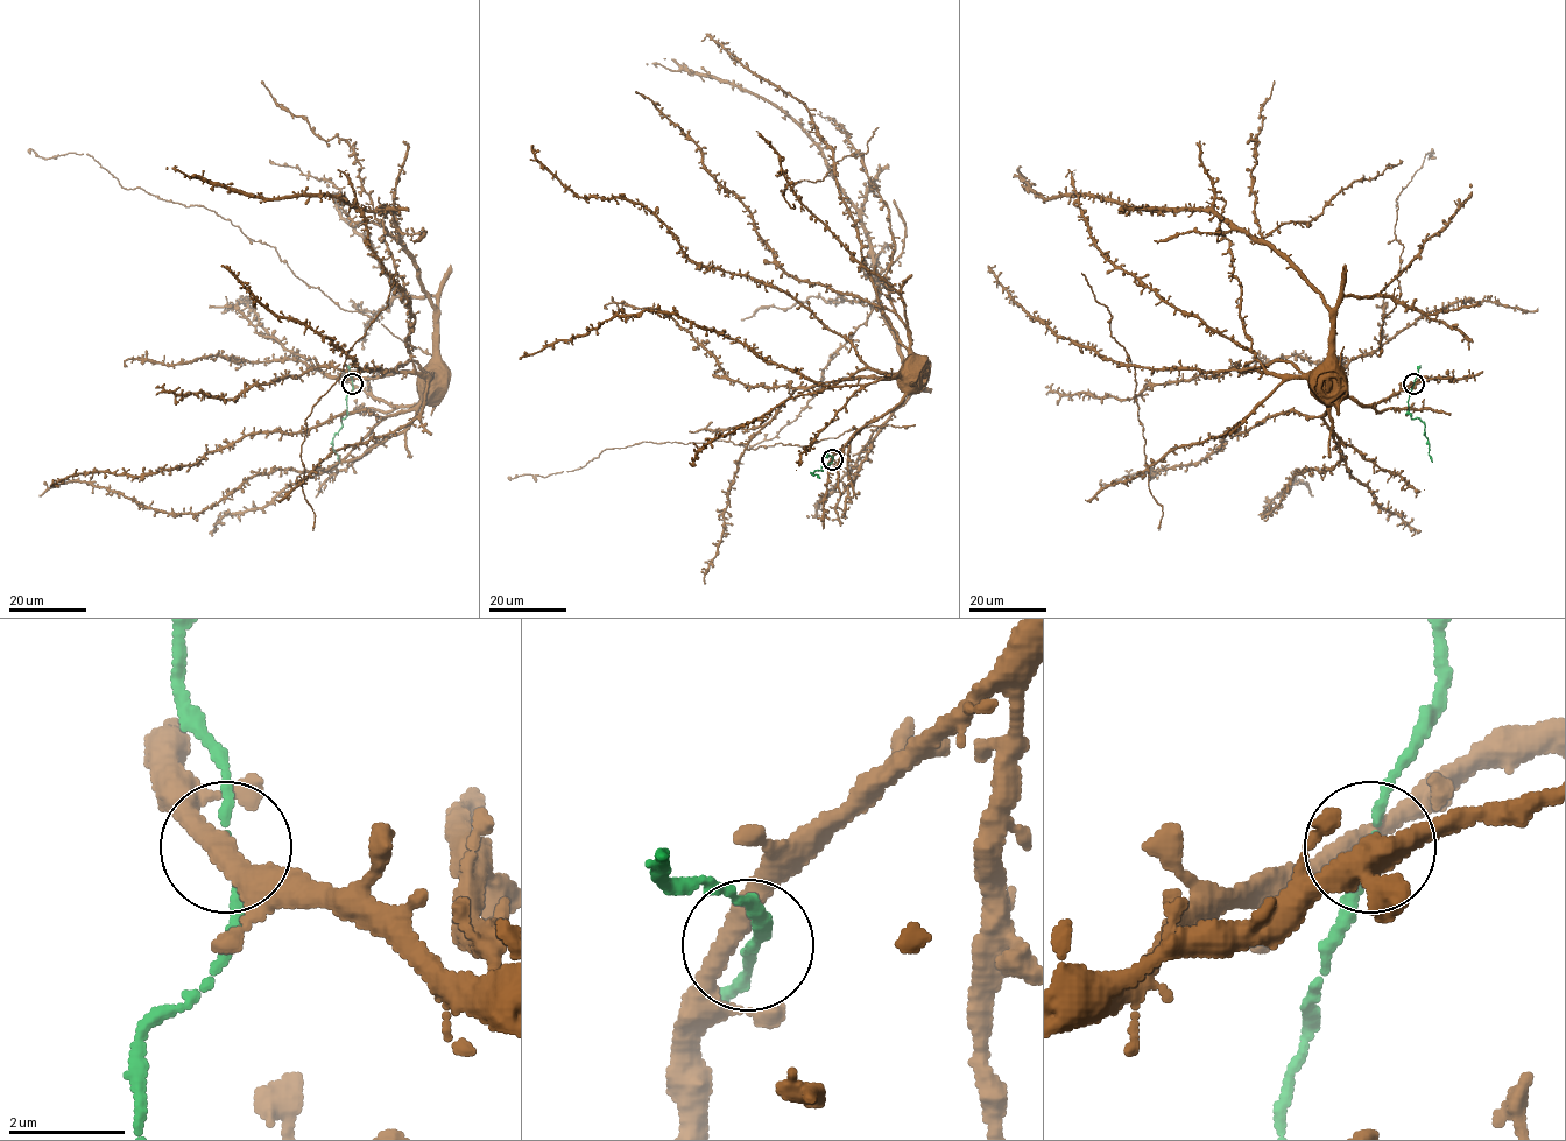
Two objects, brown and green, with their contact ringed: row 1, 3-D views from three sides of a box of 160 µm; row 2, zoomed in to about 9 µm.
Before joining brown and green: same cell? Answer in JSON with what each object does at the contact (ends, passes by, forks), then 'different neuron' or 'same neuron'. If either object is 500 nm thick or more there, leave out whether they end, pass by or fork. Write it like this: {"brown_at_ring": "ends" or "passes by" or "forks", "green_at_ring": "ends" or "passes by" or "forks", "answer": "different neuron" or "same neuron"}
{"brown_at_ring": "passes by", "green_at_ring": "passes by", "answer": "same neuron"}

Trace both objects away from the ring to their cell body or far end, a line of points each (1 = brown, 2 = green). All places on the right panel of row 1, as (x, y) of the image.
1: (1413, 384), (1376, 405), (1360, 405), (1348, 396), (1331, 399), (1330, 393), (1334, 389)
2: (1413, 384), (1409, 414), (1424, 423), (1432, 462)

